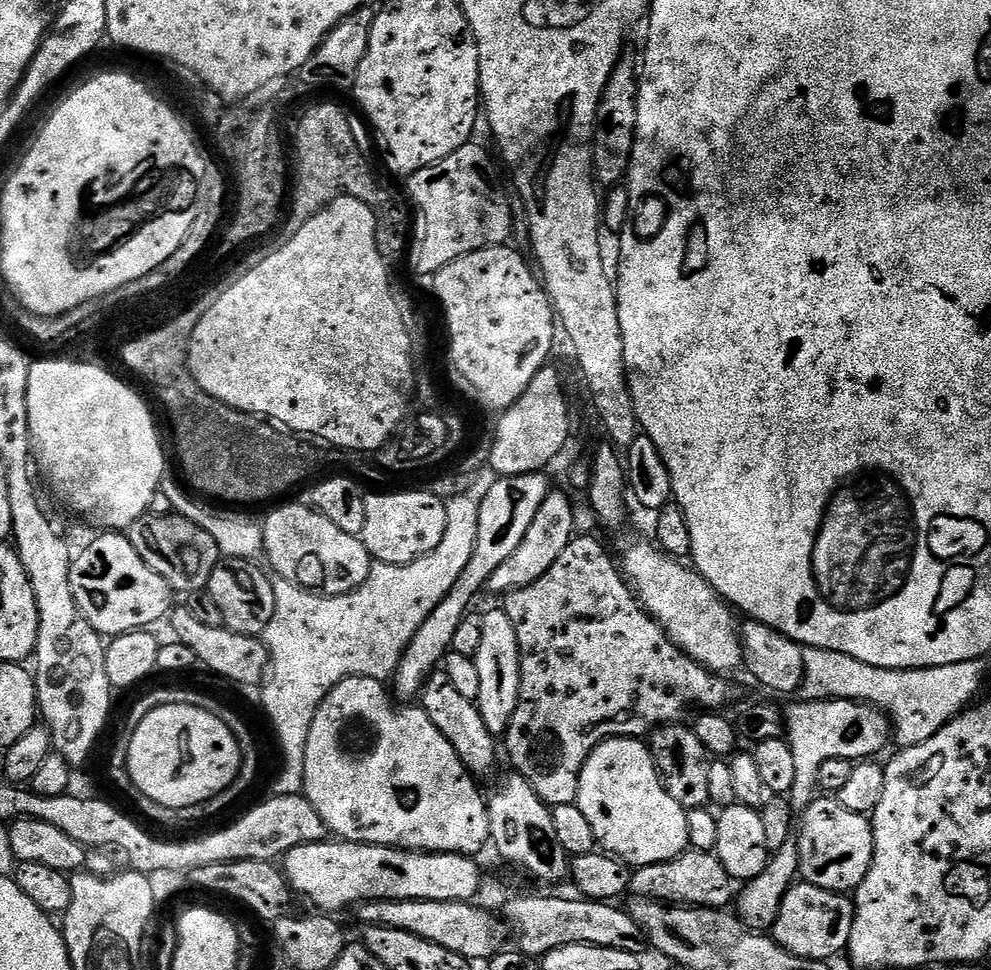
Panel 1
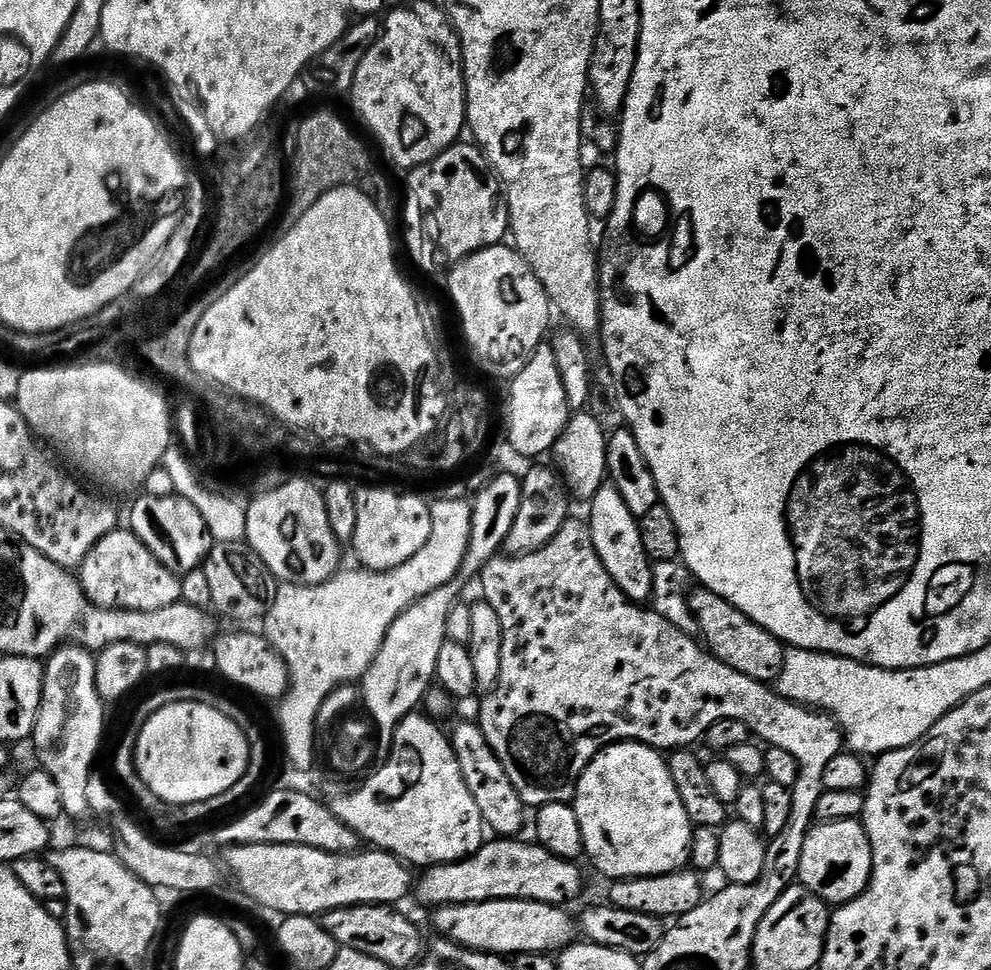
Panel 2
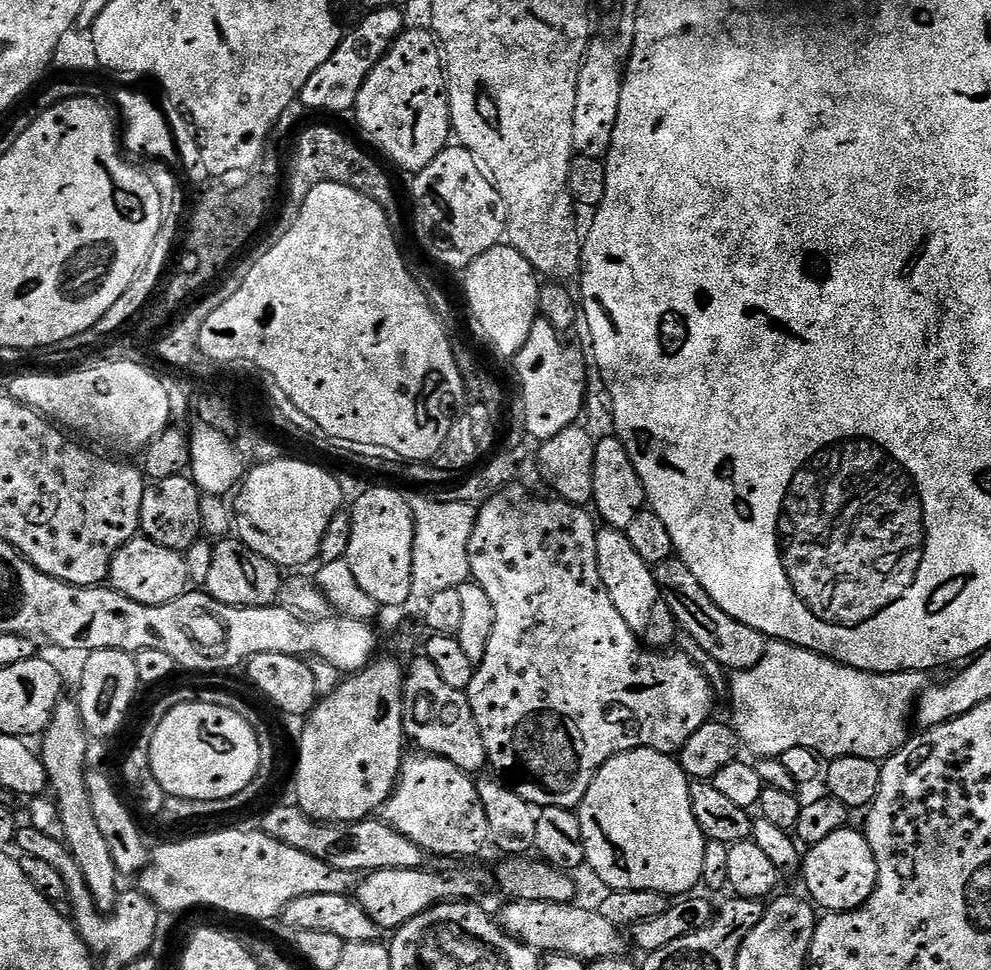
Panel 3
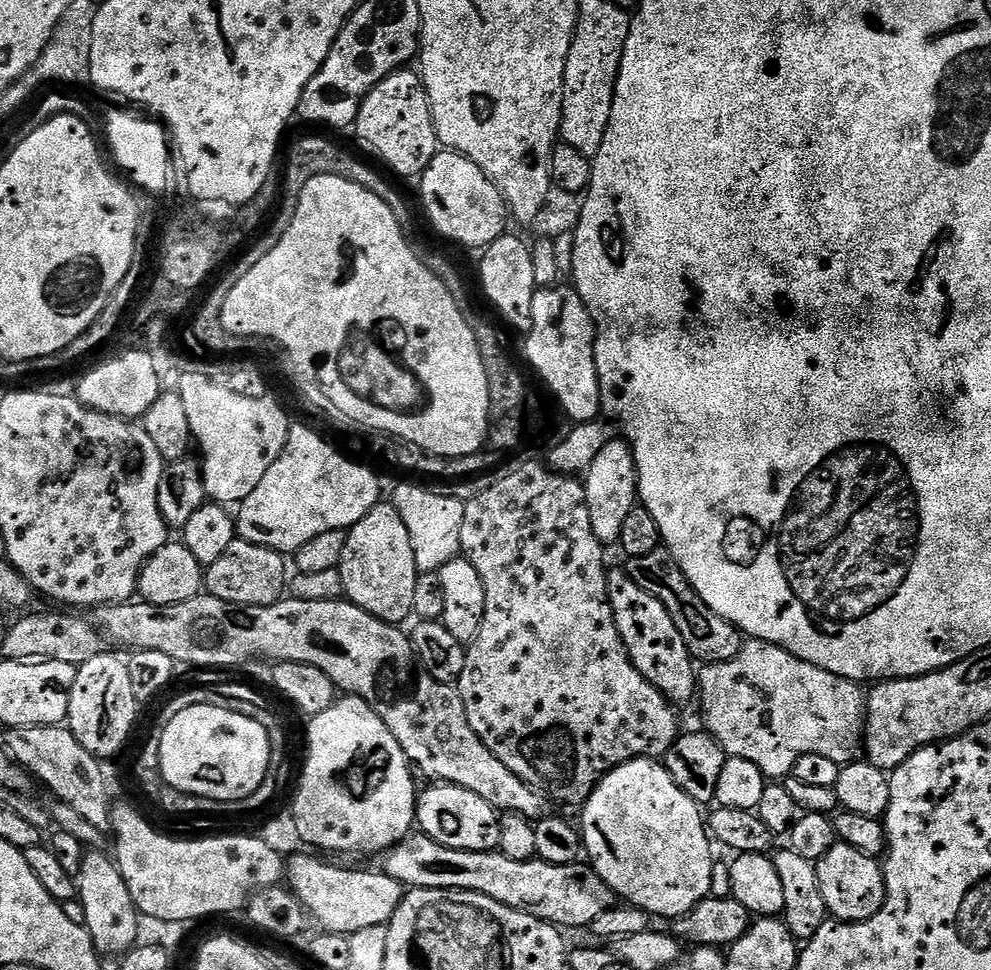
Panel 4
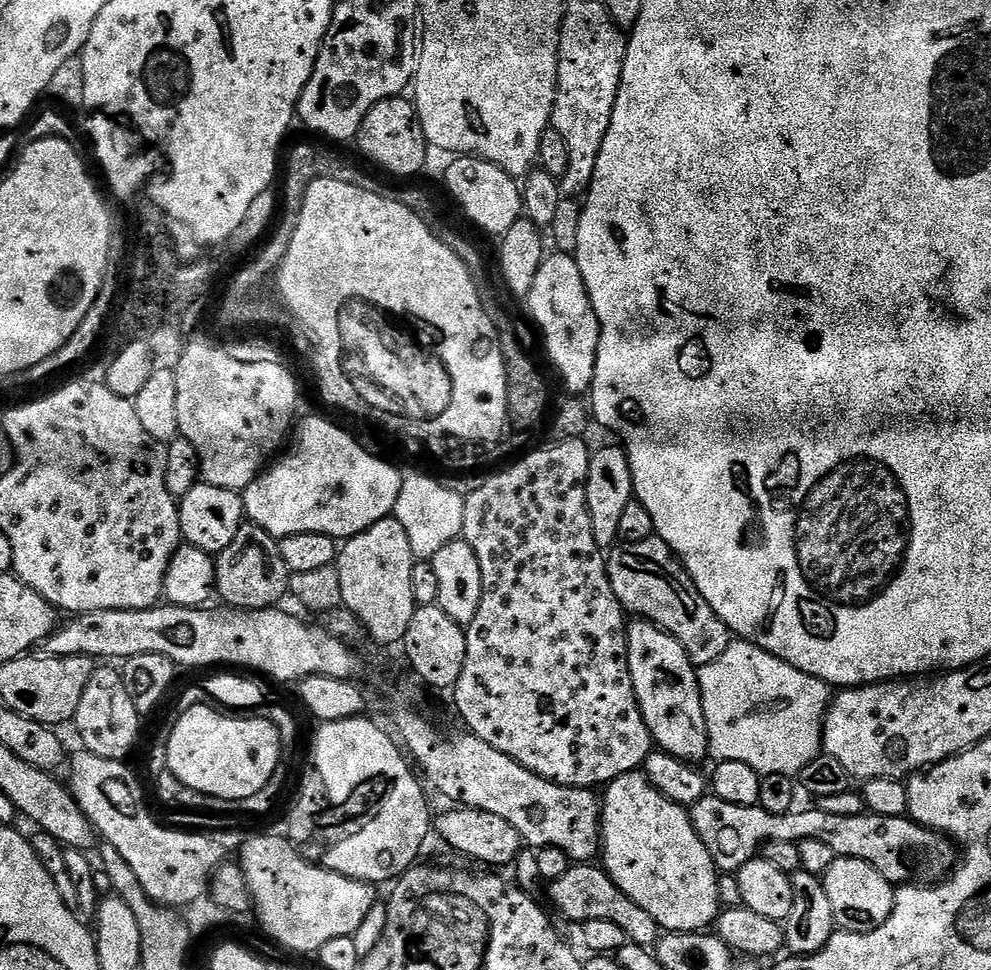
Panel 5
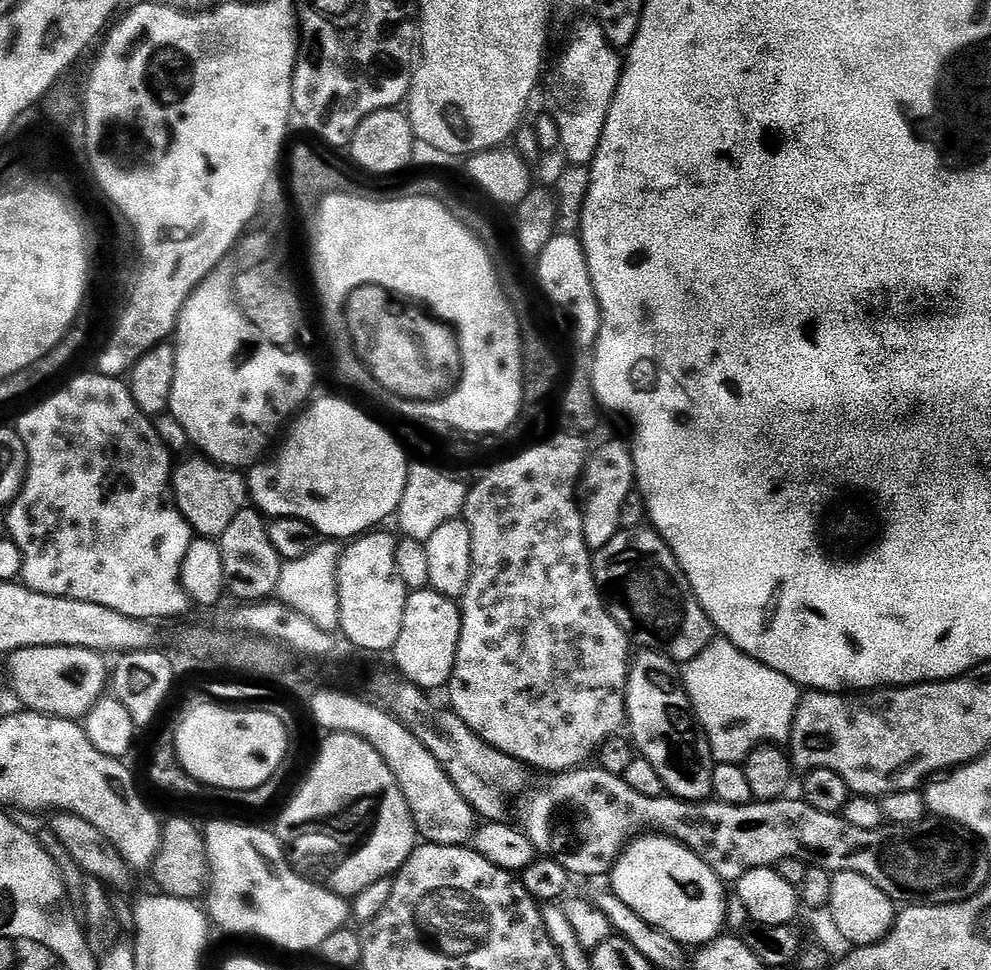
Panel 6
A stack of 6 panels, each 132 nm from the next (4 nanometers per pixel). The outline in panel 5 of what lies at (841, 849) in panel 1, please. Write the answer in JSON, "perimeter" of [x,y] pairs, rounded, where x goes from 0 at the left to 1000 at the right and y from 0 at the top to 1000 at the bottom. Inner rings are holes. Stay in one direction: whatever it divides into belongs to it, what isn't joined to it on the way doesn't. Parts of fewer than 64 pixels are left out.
{"perimeter":[[[845,882],[829,904],[834,926],[838,926],[838,935],[842,937],[845,958],[853,961],[881,961],[898,946],[904,933],[904,915],[878,889],[866,885]]]}

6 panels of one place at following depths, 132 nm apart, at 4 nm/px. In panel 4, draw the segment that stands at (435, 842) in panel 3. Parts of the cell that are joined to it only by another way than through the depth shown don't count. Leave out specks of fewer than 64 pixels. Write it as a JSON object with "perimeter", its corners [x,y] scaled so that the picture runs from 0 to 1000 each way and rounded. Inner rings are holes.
{"perimeter":[[[437,807],[423,818],[420,827],[420,849],[438,868],[454,872],[458,876],[478,876],[479,878],[499,878],[505,873],[506,838],[486,827],[482,819],[457,808]]]}

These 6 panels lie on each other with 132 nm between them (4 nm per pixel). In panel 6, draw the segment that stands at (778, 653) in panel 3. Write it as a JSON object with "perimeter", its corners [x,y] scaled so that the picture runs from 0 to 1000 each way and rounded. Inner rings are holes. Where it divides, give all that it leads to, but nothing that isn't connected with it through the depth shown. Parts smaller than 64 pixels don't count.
{"perimeter":[[[730,658],[719,659],[716,666],[704,674],[688,689],[688,704],[694,710],[694,718],[706,741],[706,747],[718,770],[718,780],[724,788],[750,789],[755,779],[768,768],[791,769],[799,762],[799,746],[803,743],[803,733],[807,730],[809,710],[793,695],[785,691],[777,691],[760,676],[753,675],[745,666],[741,666]]]}

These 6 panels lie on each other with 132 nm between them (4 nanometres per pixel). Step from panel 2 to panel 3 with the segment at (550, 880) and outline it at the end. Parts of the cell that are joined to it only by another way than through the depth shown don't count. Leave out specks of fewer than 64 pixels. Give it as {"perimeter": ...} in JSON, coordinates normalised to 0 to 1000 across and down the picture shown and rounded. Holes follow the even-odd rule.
{"perimeter":[[[428,895],[418,897],[385,897],[370,900],[360,910],[357,926],[377,946],[377,951],[385,959],[405,957],[414,946],[422,946],[439,932],[472,930],[477,927],[480,911],[472,903],[443,903],[440,899],[432,899]]]}

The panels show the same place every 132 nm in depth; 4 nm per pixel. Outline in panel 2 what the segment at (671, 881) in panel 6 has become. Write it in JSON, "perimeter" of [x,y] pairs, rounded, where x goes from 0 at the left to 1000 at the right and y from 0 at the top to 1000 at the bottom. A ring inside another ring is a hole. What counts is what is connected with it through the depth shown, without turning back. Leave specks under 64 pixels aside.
{"perimeter":[[[641,765],[610,771],[598,781],[582,806],[579,832],[587,852],[589,882],[597,886],[598,893],[615,903],[615,908],[671,903],[695,894],[700,852],[692,839],[692,831],[688,831],[688,823],[684,823],[684,810],[676,802],[674,785],[663,772]]]}

